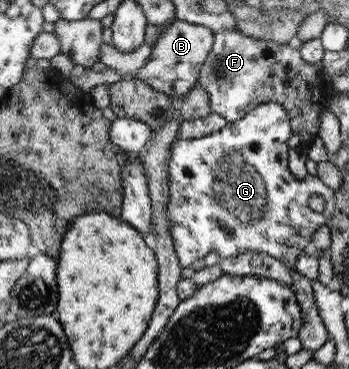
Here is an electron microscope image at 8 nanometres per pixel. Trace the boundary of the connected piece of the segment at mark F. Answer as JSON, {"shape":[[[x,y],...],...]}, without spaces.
{"shape":[[[218,31],[215,34],[215,43],[212,47],[212,51],[208,54],[208,59],[203,63],[203,72],[200,75],[200,79],[198,80],[203,88],[210,96],[211,96],[211,107],[213,114],[218,114],[220,117],[224,117],[229,123],[239,121],[243,119],[248,112],[256,107],[264,105],[269,102],[278,103],[282,108],[286,109],[286,111],[290,114],[291,126],[294,128],[292,130],[292,136],[290,140],[291,149],[305,149],[306,150],[314,144],[314,141],[319,138],[320,131],[320,113],[322,113],[322,109],[326,107],[326,105],[330,105],[330,97],[326,95],[326,87],[318,87],[318,85],[324,85],[324,81],[322,81],[322,75],[320,75],[320,66],[321,63],[308,63],[302,56],[302,53],[292,47],[288,46],[288,44],[279,44],[272,40],[259,40],[253,38],[252,36],[244,35],[243,32],[240,31]]]}

